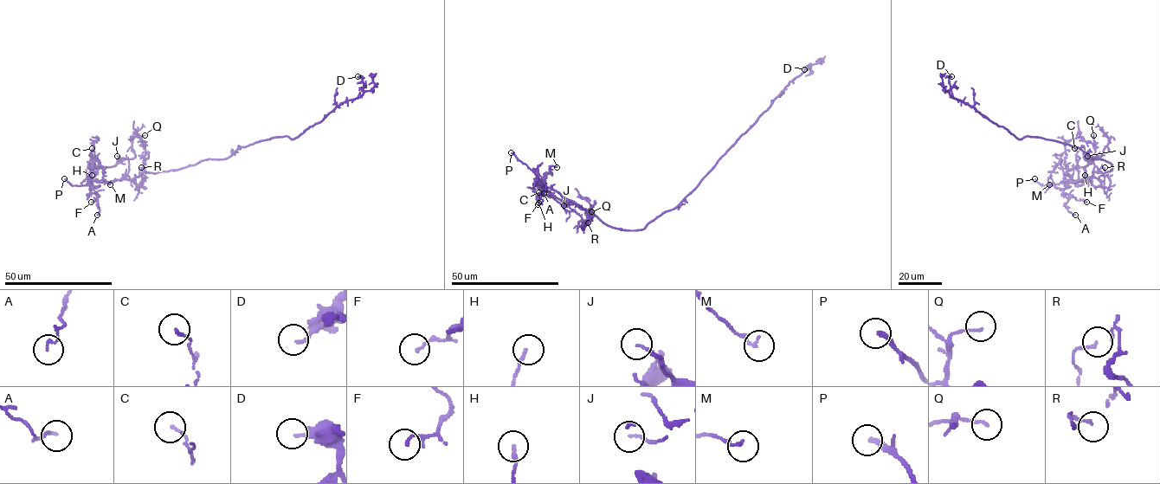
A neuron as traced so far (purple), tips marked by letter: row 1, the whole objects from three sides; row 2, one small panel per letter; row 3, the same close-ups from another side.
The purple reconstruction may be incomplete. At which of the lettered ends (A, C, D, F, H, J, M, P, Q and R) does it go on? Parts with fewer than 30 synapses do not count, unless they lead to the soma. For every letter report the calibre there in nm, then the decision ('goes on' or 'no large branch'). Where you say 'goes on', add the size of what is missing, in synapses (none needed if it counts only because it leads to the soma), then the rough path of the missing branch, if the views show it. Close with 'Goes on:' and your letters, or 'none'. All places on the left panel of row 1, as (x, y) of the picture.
A: calibre 120 nm; no large branch
C: calibre 110 nm; no large branch
D: calibre 160 nm; no large branch
F: calibre 120 nm; no large branch
H: calibre 170 nm; no large branch
J: calibre 130 nm; no large branch
M: calibre 150 nm; no large branch
P: calibre 260 nm; goes on
Q: calibre 130 nm; no large branch
R: calibre 90 nm; no large branch
Goes on: P

